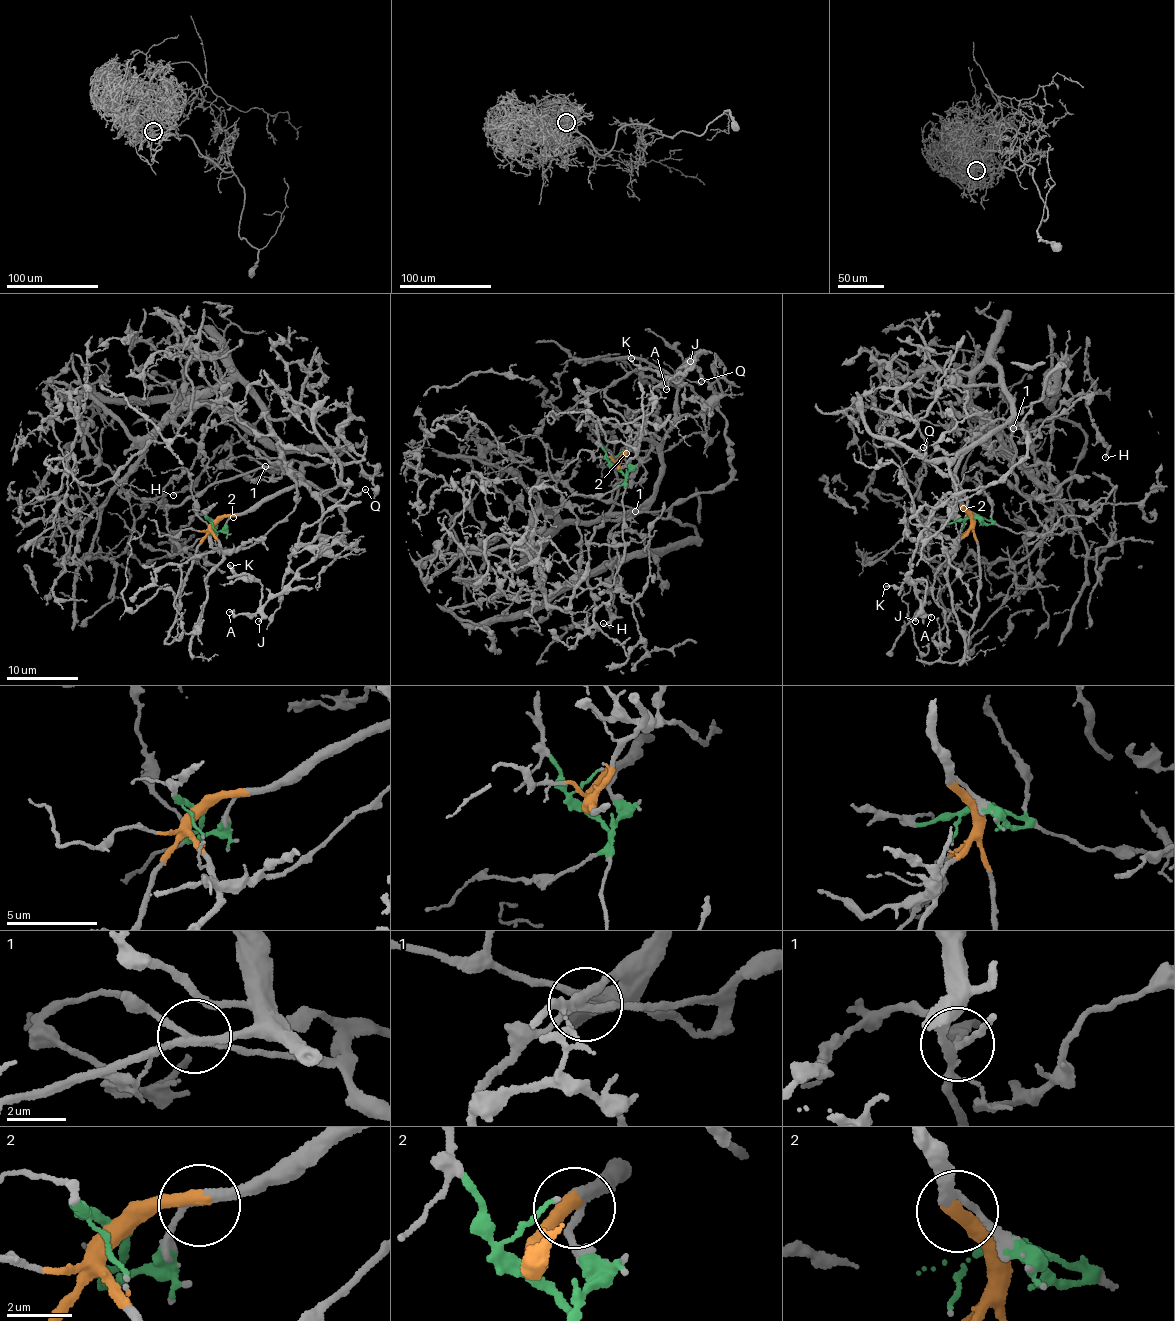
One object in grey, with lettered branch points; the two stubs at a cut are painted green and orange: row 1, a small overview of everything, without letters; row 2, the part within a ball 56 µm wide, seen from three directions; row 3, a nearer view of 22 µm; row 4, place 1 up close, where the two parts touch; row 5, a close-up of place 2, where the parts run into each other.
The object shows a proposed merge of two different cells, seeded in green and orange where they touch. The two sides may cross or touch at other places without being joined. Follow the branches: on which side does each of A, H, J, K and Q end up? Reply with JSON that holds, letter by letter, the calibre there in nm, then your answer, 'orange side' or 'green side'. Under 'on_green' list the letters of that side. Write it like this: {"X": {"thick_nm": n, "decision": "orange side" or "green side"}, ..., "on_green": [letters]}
{"A": {"thick_nm": 130, "decision": "green side"}, "H": {"thick_nm": 220, "decision": "green side"}, "J": {"thick_nm": 200, "decision": "green side"}, "K": {"thick_nm": 170, "decision": "green side"}, "Q": {"thick_nm": 140, "decision": "orange side"}, "on_green": ["A", "H", "J", "K"]}

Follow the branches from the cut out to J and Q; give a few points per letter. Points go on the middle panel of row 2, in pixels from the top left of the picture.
J: (616, 467), (611, 584), (457, 617), (521, 618), (695, 534), (670, 511), (733, 473), (690, 361)
Q: (616, 467), (616, 462), (638, 441), (659, 442), (674, 419), (677, 380), (702, 381)

